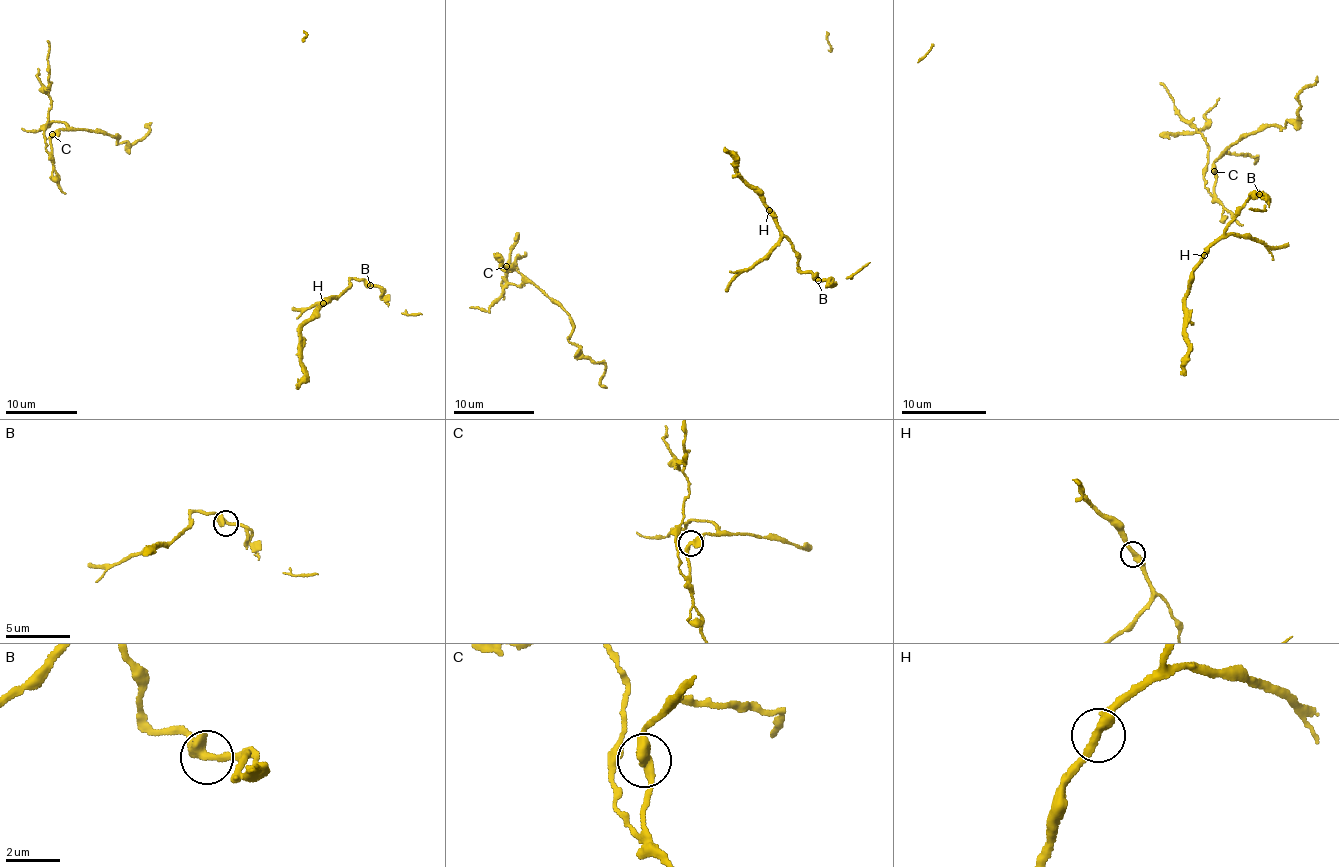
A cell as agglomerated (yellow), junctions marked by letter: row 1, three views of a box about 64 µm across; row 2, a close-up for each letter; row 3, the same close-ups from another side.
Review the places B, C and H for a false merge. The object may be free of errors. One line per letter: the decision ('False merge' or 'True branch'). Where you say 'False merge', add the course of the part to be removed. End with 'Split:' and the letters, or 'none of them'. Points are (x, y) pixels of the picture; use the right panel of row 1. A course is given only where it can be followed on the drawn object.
B: True branch
C: False merge. Course of the part to remove: (1213, 171), (1216, 185), (1212, 194), (1204, 186), (1205, 138), (1179, 113), (1161, 83)
H: True branch
Split: C

